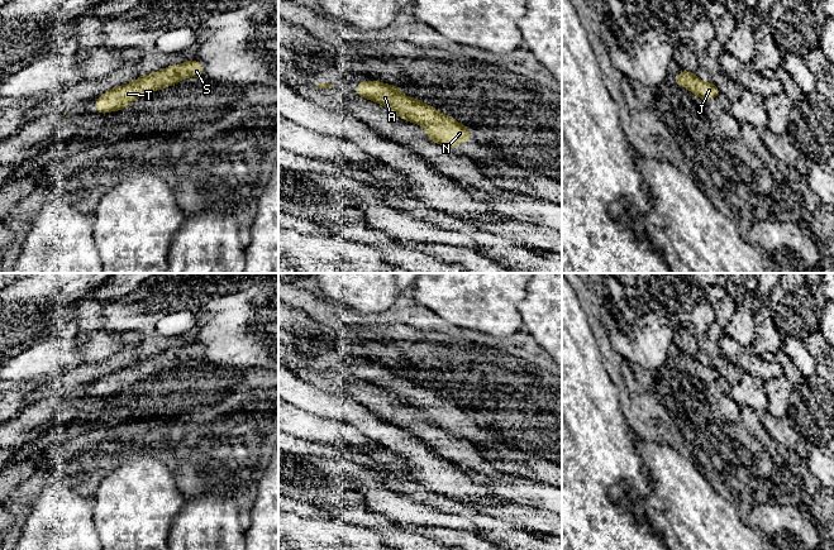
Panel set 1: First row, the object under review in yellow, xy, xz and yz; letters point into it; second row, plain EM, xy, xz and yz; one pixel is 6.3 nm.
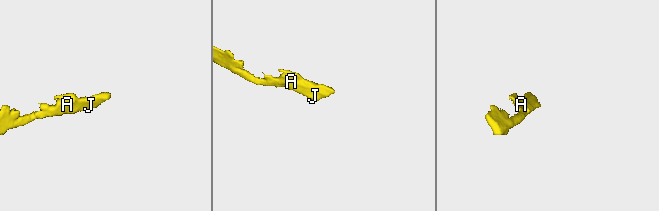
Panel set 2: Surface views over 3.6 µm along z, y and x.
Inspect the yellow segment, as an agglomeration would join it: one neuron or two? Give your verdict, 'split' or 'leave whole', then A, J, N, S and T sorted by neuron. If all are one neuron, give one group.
leave whole; groups A J N S T

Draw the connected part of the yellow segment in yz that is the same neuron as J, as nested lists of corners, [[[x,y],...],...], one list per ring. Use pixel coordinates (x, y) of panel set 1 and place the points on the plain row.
[[[682,353],[681,357],[672,362],[677,368],[687,372],[704,386],[720,378],[716,368],[700,363],[696,357]]]

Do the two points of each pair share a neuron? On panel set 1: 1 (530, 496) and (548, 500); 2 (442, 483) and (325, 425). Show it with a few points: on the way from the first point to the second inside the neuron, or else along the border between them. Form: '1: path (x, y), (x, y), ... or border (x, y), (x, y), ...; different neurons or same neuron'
1: path (534, 496), (544, 497); same neuron
2: border (311, 414), (336, 417), (344, 422); different neurons

